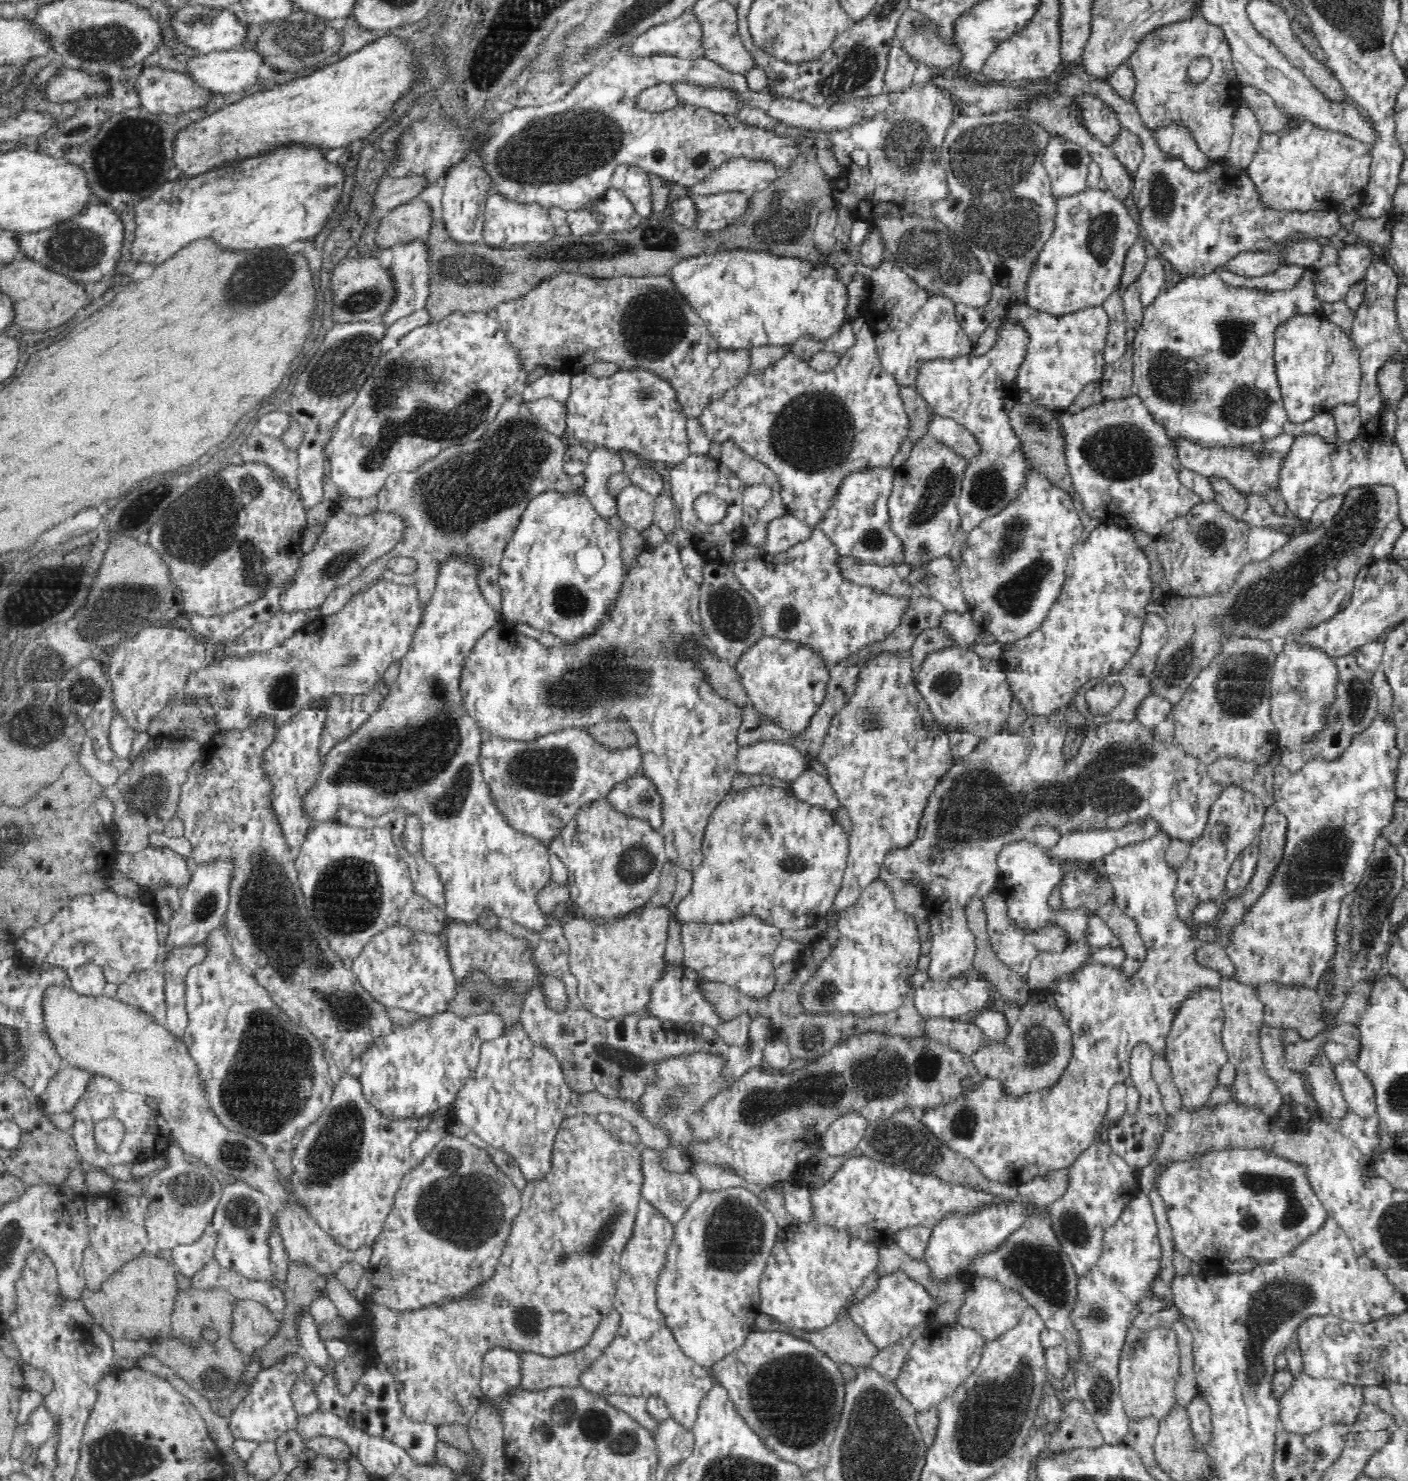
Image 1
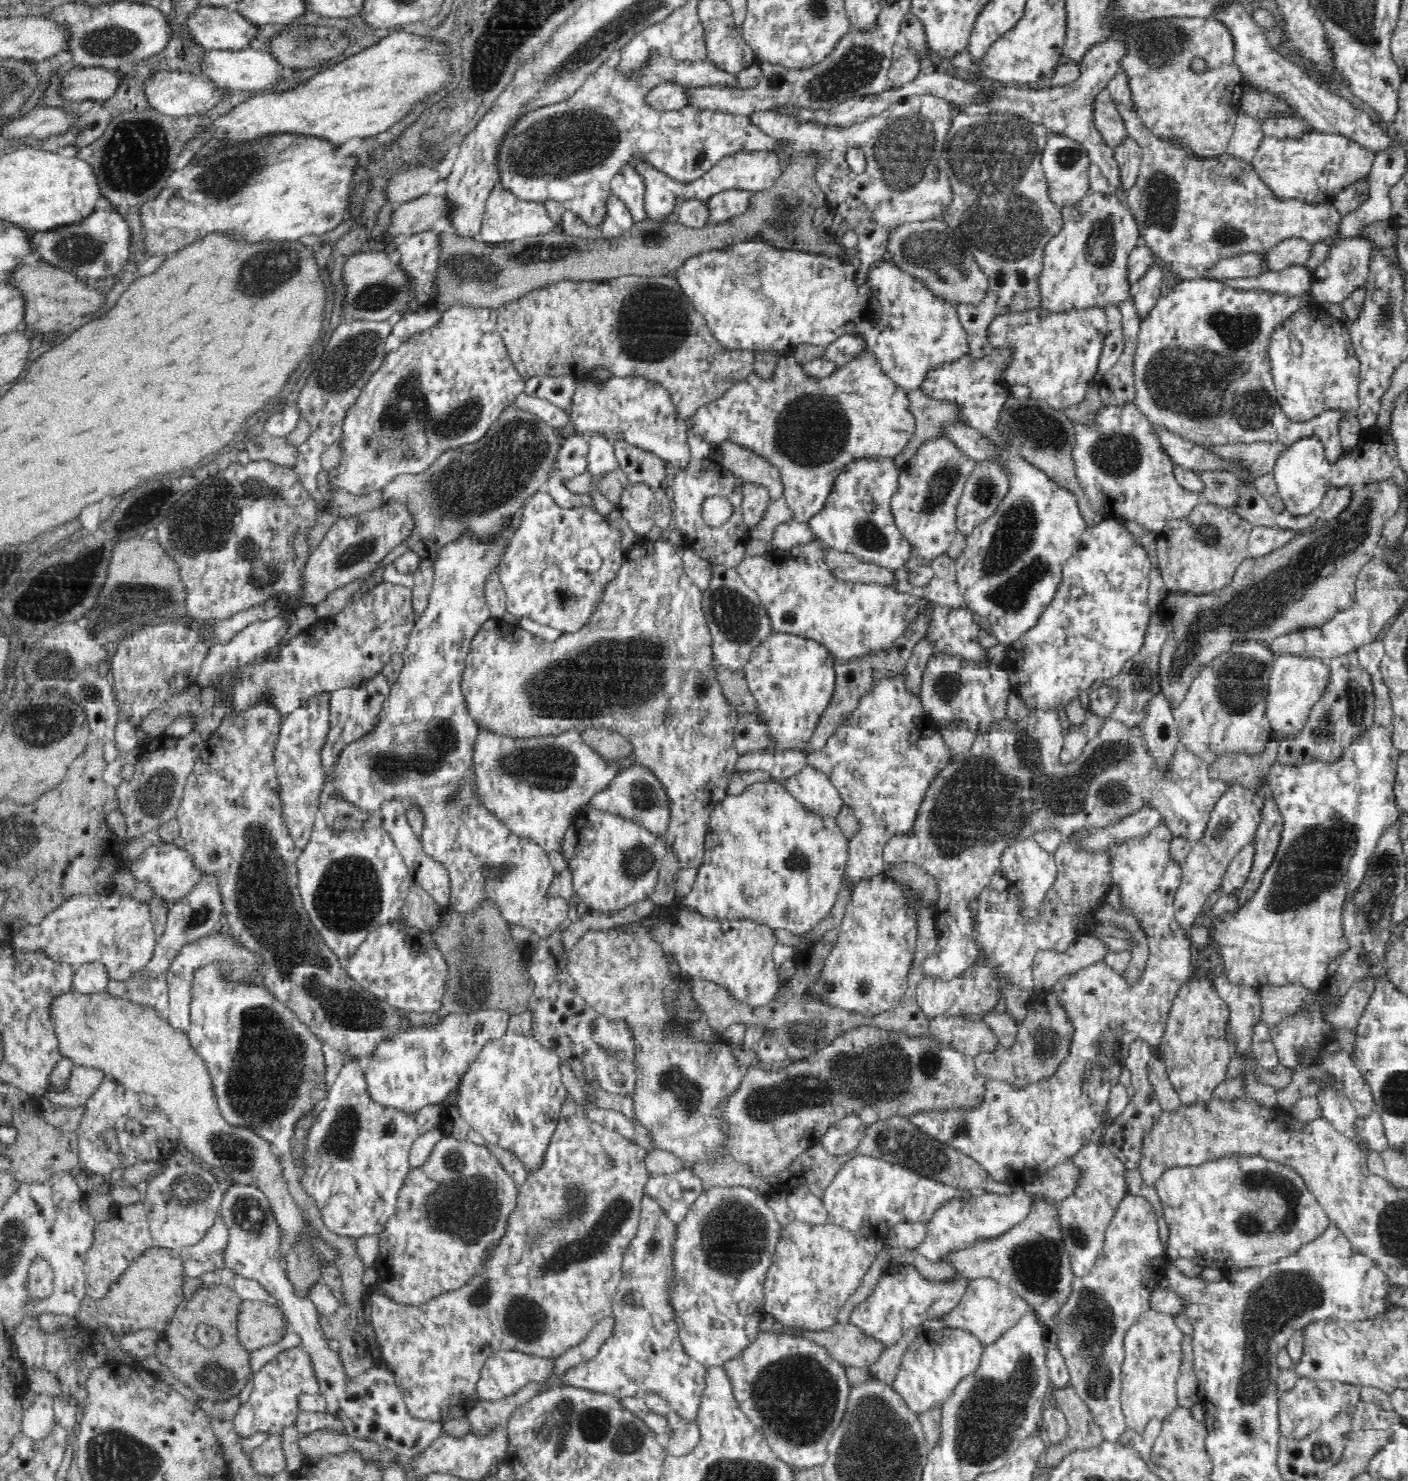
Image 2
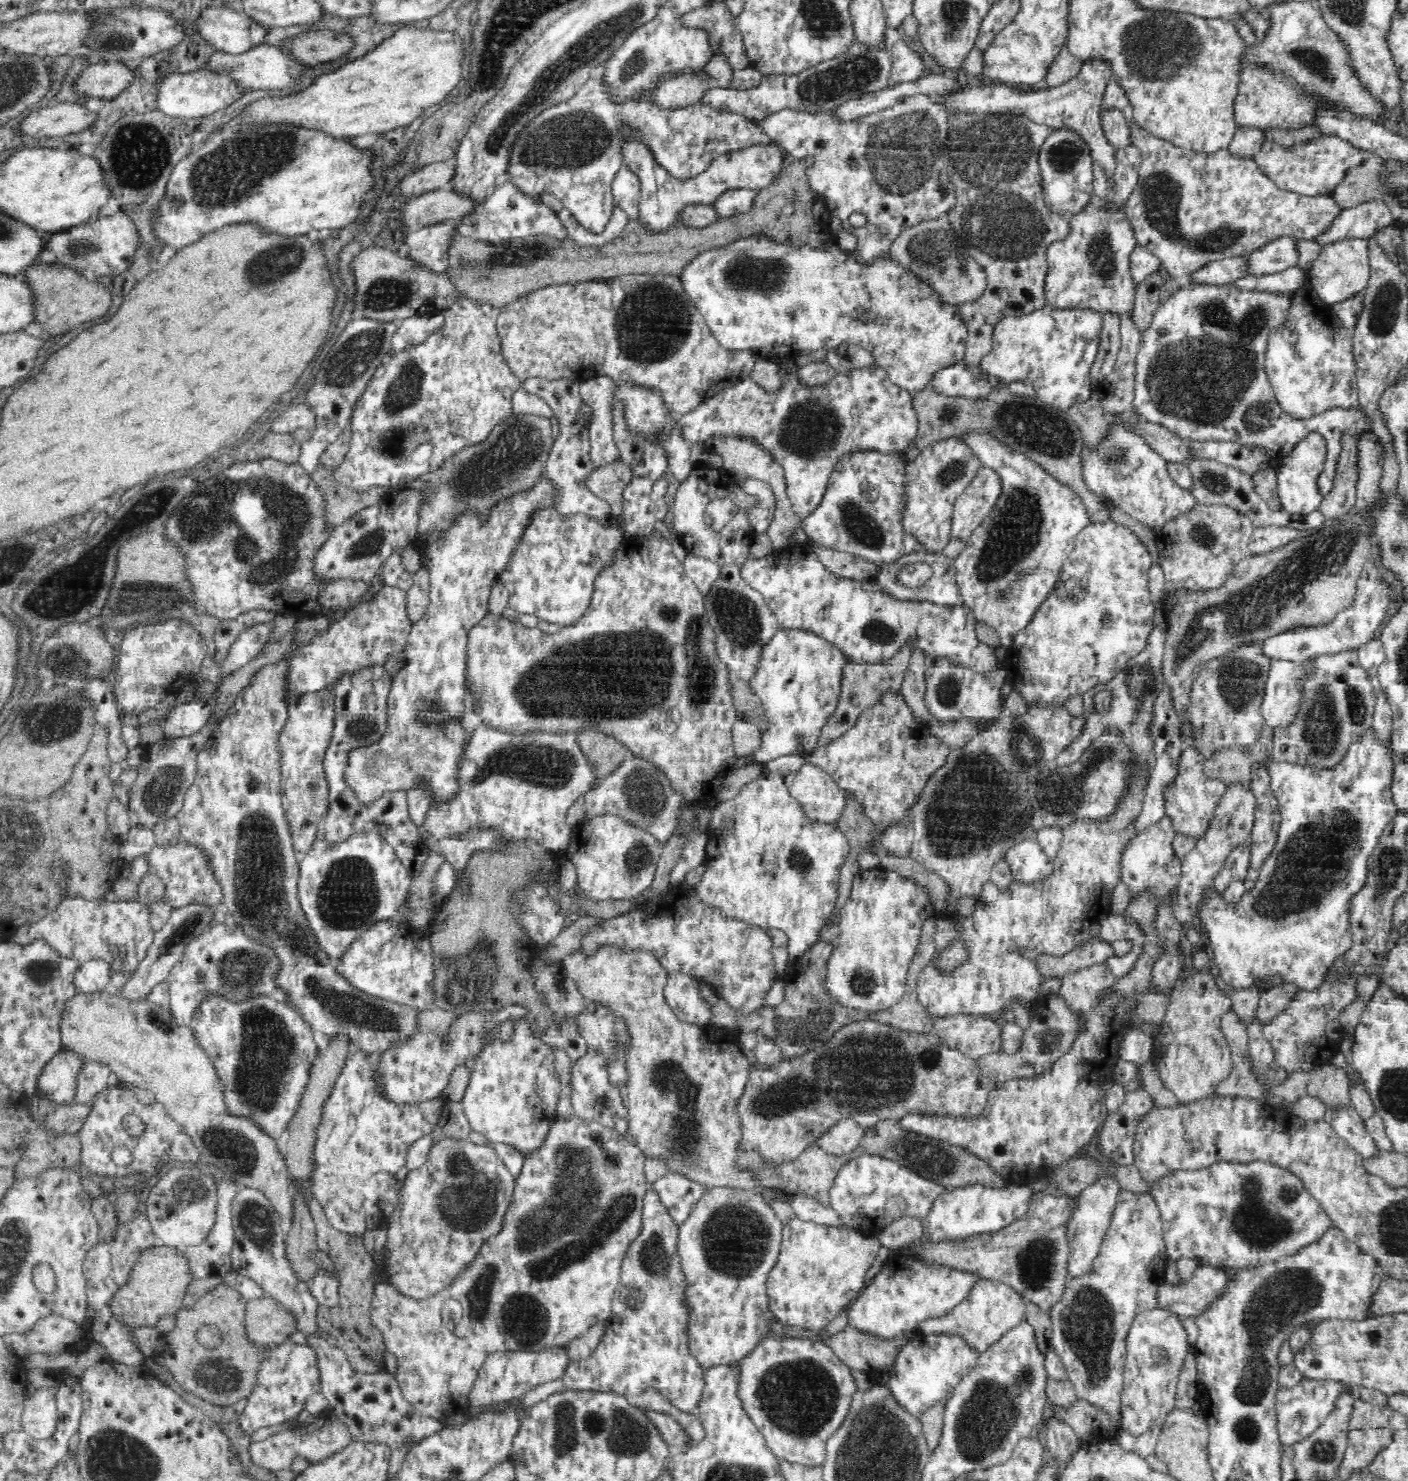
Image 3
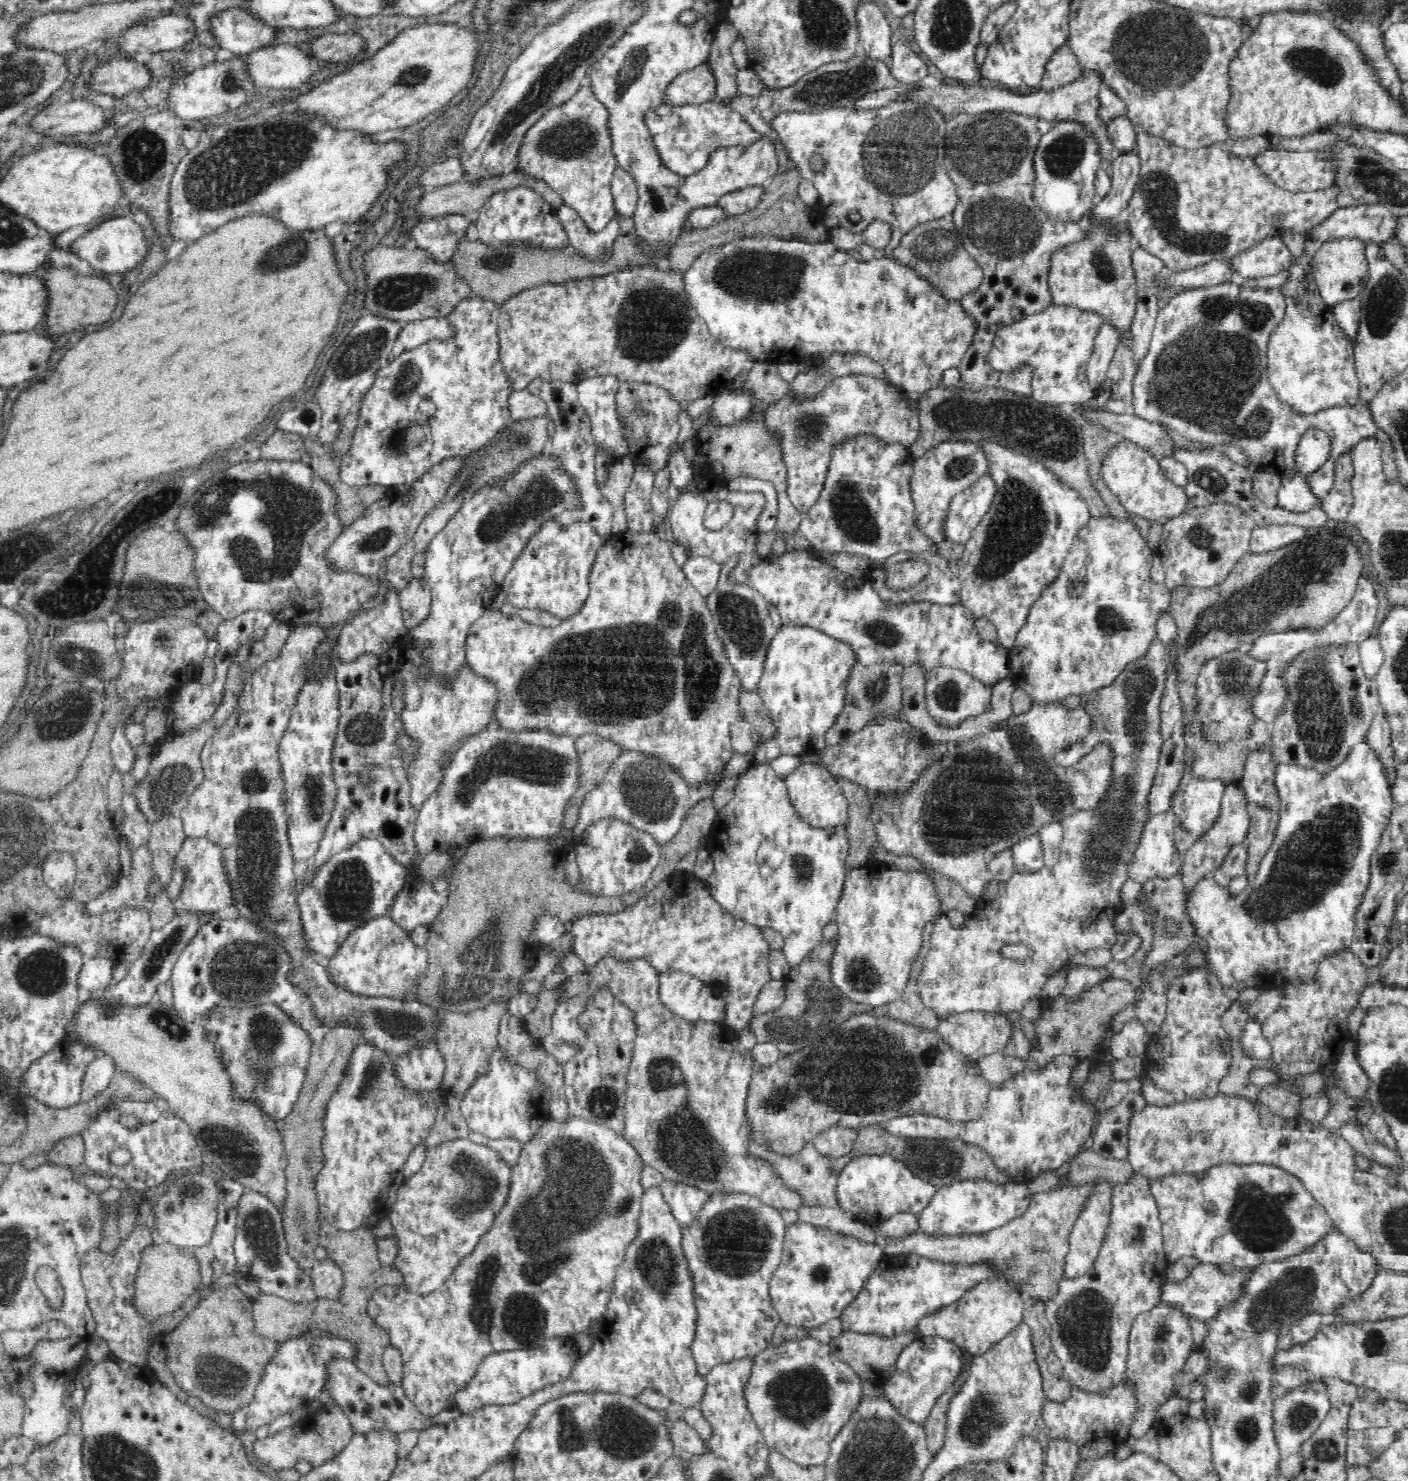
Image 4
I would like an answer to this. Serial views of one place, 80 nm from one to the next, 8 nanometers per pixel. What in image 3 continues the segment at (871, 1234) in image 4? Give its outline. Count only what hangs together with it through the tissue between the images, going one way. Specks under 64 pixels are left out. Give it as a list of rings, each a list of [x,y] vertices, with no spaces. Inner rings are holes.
[[[789,1194],[788,1204],[800,1221],[812,1221],[823,1225],[840,1225],[841,1220],[834,1211],[818,1202],[818,1198],[812,1198],[808,1194]]]

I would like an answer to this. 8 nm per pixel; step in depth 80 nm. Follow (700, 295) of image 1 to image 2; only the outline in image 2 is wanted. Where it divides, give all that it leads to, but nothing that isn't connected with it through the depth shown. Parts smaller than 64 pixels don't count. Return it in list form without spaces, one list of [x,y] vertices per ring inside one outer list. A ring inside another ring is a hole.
[[[753,241],[687,258],[672,275],[684,296],[706,321],[715,340],[726,349],[790,352],[797,344],[824,348],[842,333],[862,332],[884,372],[906,391],[918,389],[931,366],[968,356],[967,332],[951,301],[930,292],[923,282],[914,280],[893,261],[882,260],[872,266],[865,283],[860,285],[854,281],[856,269],[857,265],[843,264],[835,256],[782,251]]]

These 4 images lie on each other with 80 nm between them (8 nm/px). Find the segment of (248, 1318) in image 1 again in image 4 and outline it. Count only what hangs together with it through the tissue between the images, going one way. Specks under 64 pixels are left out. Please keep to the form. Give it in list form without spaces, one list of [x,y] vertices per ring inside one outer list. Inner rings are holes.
[[[318,1214],[318,1244],[326,1250],[330,1260],[334,1260],[343,1277],[340,1296],[334,1300],[322,1300],[296,1304],[278,1296],[262,1292],[255,1294],[252,1303],[252,1322],[254,1334],[266,1340],[284,1343],[293,1337],[312,1330],[327,1331],[335,1338],[347,1340],[353,1344],[351,1360],[364,1373],[380,1385],[388,1384],[388,1375],[382,1366],[382,1354],[388,1348],[389,1338],[368,1314],[368,1304],[374,1291],[382,1285],[399,1285],[402,1275],[394,1270],[394,1266],[384,1268],[377,1255],[377,1241],[371,1230],[360,1228],[354,1232],[341,1231],[334,1228],[326,1219]]]

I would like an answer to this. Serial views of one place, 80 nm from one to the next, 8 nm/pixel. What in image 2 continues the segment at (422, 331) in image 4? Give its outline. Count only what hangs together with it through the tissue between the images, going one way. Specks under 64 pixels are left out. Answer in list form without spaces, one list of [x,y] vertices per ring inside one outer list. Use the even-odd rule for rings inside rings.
[[[428,306],[413,314],[405,315],[391,330],[386,339],[384,349],[386,353],[397,350],[409,336],[414,336],[415,332],[422,332],[434,324],[440,323],[442,314],[435,307]]]

